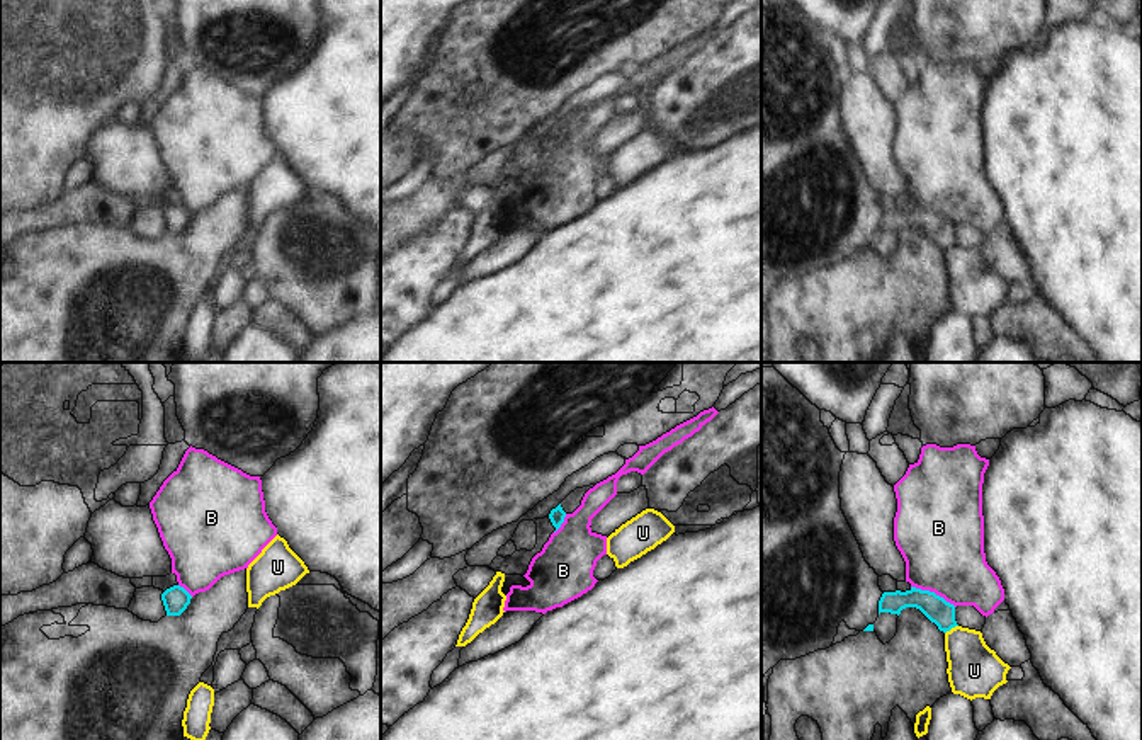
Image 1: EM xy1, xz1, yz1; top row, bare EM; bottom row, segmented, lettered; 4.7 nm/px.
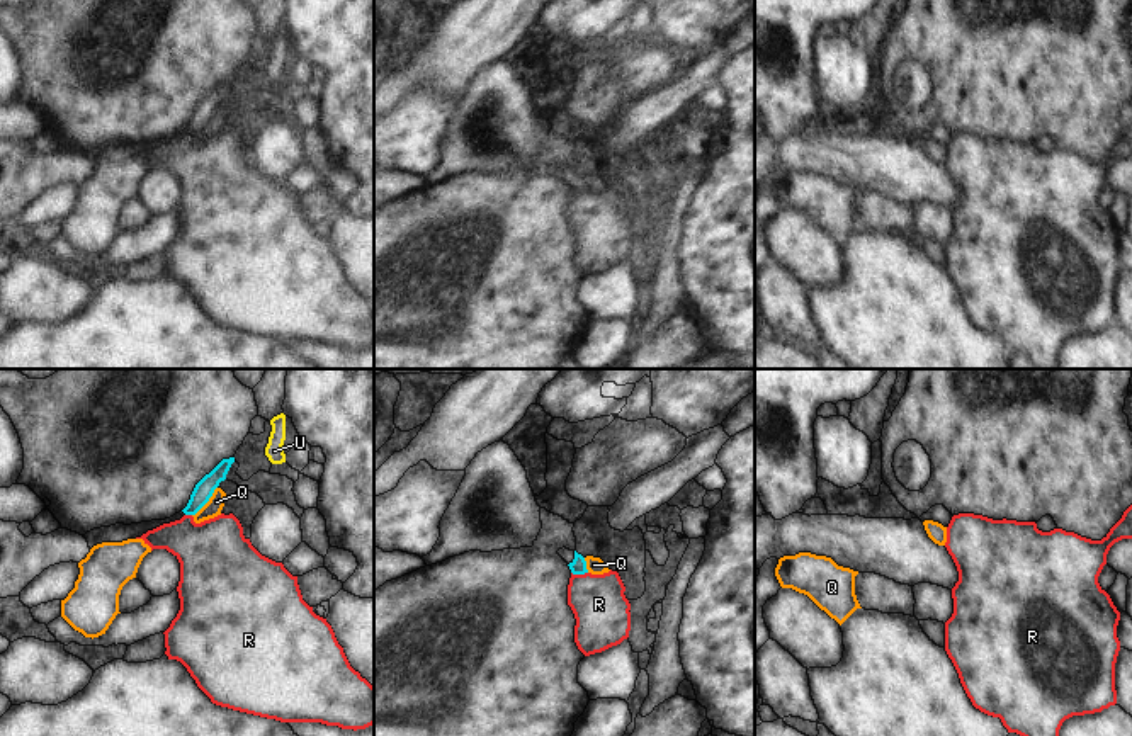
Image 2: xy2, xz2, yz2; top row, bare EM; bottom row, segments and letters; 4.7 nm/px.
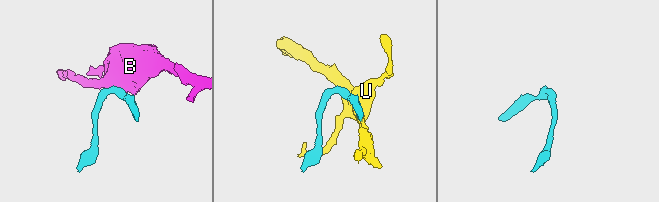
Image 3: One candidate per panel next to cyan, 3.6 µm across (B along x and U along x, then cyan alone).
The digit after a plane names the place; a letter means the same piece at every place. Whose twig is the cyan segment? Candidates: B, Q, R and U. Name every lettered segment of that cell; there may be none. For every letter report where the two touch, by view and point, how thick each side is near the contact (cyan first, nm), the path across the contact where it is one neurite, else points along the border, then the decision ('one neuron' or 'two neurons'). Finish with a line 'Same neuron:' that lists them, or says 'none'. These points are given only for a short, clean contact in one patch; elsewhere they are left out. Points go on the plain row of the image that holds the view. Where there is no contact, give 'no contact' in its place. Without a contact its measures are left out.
B: contact yz1 (933, 211); calibres 120 and 400 nm; border yz1 (911, 204), (921, 210), (933, 210), (955, 225); two neurons
Q: contact xy2 (206, 121); calibres 90 and 80 nm; border xy2 (216, 106), (213, 114), (192, 135); two neurons
R: contact xz2 (580, 192); calibres 80 and 260 nm; border xz2 (571, 191), (587, 192); two neurons
U: contact yz1 (950, 247); calibres 120 and 260 nm; two neurons
Same neuron: none

